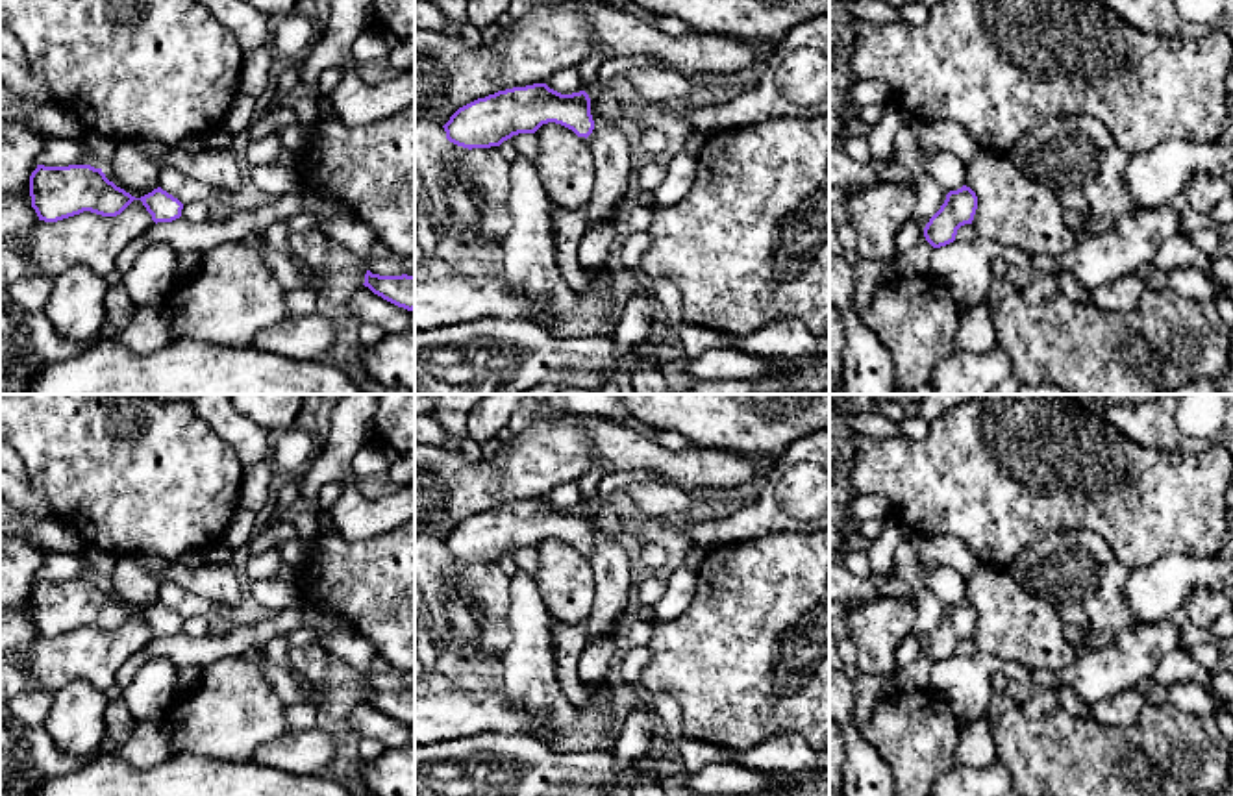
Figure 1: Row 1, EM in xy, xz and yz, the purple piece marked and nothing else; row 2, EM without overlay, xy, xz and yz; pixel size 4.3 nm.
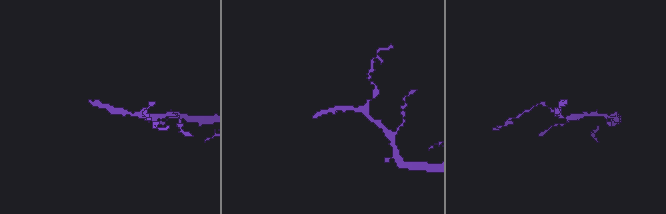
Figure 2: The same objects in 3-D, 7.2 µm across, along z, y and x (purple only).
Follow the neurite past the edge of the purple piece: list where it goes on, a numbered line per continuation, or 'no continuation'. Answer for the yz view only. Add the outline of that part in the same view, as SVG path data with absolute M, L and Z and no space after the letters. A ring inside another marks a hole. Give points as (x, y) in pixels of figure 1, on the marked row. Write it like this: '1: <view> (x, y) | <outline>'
no continuation

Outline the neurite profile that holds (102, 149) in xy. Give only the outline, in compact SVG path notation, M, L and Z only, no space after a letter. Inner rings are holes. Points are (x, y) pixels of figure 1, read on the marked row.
M87 131L81 139L89 148L91 155L98 161L102 168L109 167L115 155L117 141L104 137L96 131Z

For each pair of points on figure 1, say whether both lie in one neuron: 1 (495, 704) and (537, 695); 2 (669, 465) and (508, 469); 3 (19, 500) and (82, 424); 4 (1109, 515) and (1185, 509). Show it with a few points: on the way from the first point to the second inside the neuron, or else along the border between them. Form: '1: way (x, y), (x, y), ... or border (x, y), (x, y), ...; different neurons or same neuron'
1: border (500, 691), (545, 728); different neurons
2: way (628, 452), (548, 454); same neuron
3: border (19, 456), (30, 484), (58, 517); different neurons
4: way (1128, 509), (1167, 509); same neuron

